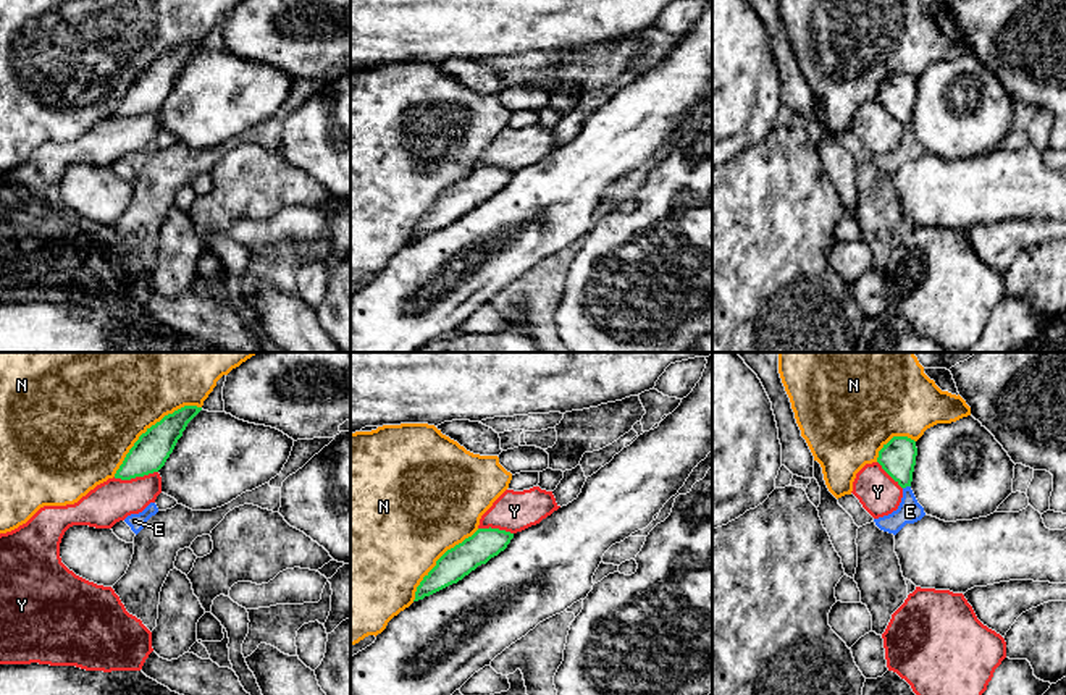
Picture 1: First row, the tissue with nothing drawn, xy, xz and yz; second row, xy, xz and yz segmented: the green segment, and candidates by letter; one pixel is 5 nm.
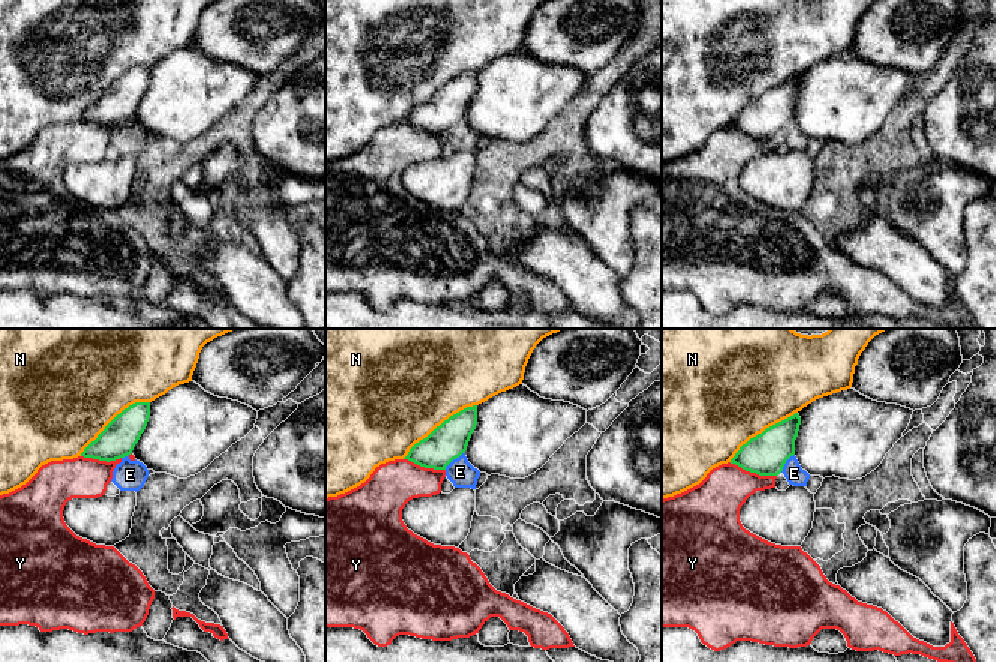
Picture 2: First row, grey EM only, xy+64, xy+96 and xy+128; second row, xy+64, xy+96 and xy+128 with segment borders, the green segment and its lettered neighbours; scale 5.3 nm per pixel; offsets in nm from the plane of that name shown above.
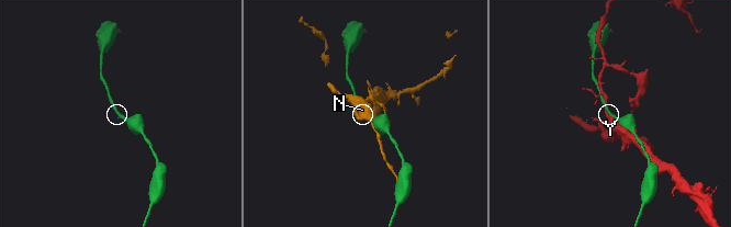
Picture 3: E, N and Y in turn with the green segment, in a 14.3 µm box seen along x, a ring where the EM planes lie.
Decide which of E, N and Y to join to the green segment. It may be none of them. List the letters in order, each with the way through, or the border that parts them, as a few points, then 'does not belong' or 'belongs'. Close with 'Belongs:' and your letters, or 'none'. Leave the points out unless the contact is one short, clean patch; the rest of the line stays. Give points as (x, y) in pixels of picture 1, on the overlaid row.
E: belongs
N: does not belong
Y: does not belong
Belongs: E

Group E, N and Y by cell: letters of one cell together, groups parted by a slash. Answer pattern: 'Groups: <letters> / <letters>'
Groups: E / N / Y

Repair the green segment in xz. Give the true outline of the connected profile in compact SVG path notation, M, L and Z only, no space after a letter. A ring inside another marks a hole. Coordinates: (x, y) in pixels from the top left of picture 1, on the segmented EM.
M478 529L472 537L447 550L436 566L423 577L415 600L423 600L452 583L457 583L478 566L486 564L507 548L514 533L499 529Z

